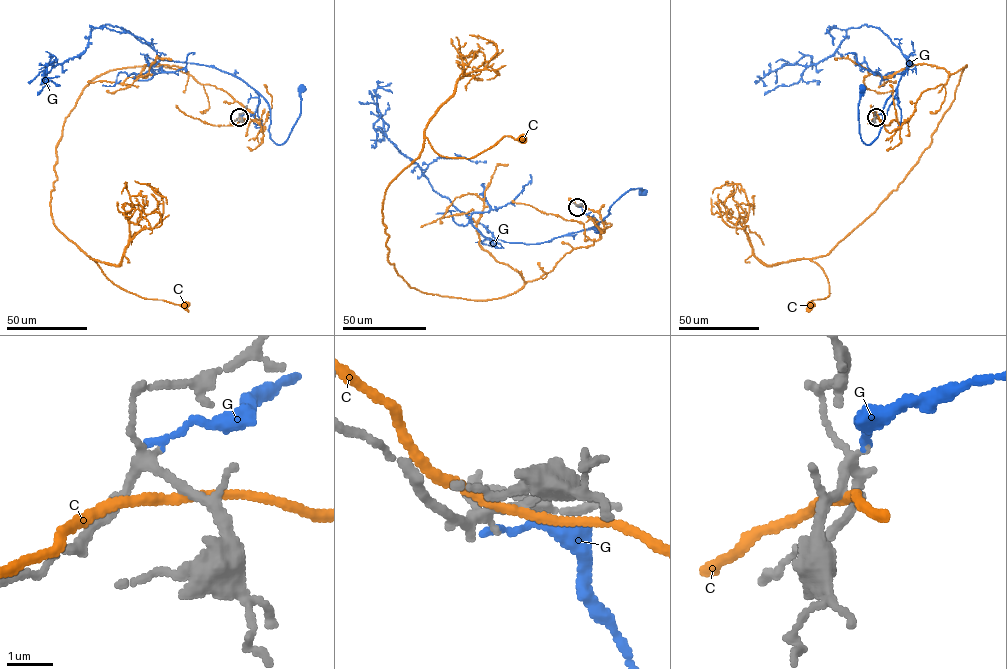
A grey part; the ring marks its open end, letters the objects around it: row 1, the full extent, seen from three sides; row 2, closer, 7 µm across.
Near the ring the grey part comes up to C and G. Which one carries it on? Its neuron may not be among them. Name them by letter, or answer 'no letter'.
no letter

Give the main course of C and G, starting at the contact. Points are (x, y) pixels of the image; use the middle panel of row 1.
C: (579, 205), (600, 238), (513, 293), (398, 274), (382, 204), (425, 137), (462, 158), (521, 140)
G: (578, 206), (598, 222), (596, 227), (592, 227), (610, 213), (609, 207), (626, 191), (641, 188), (642, 192)

